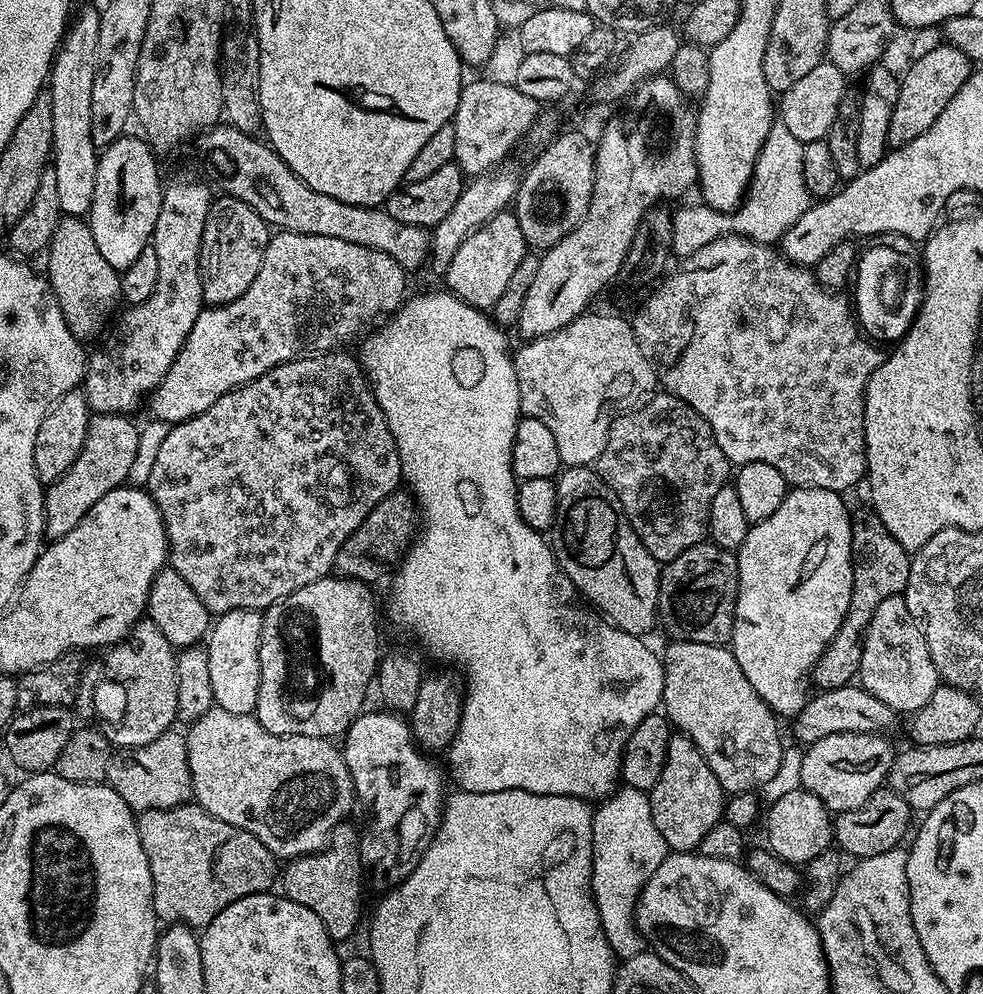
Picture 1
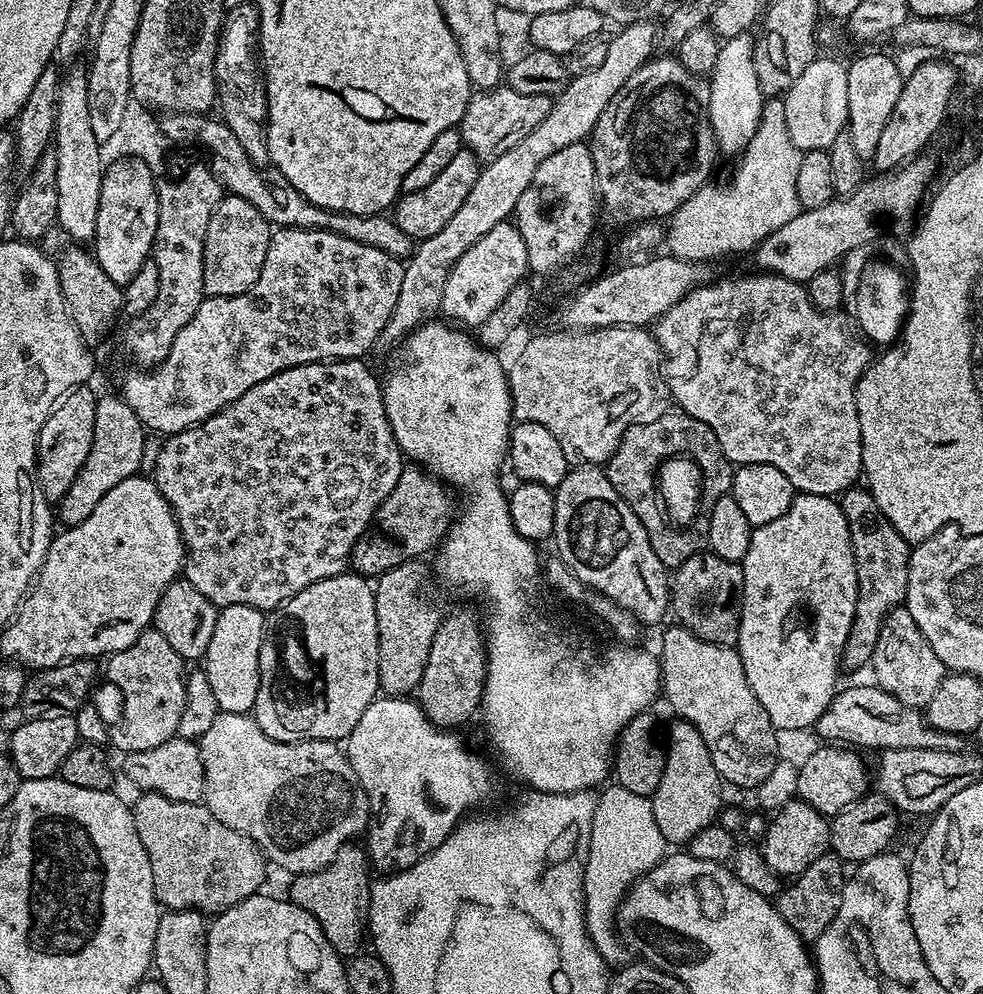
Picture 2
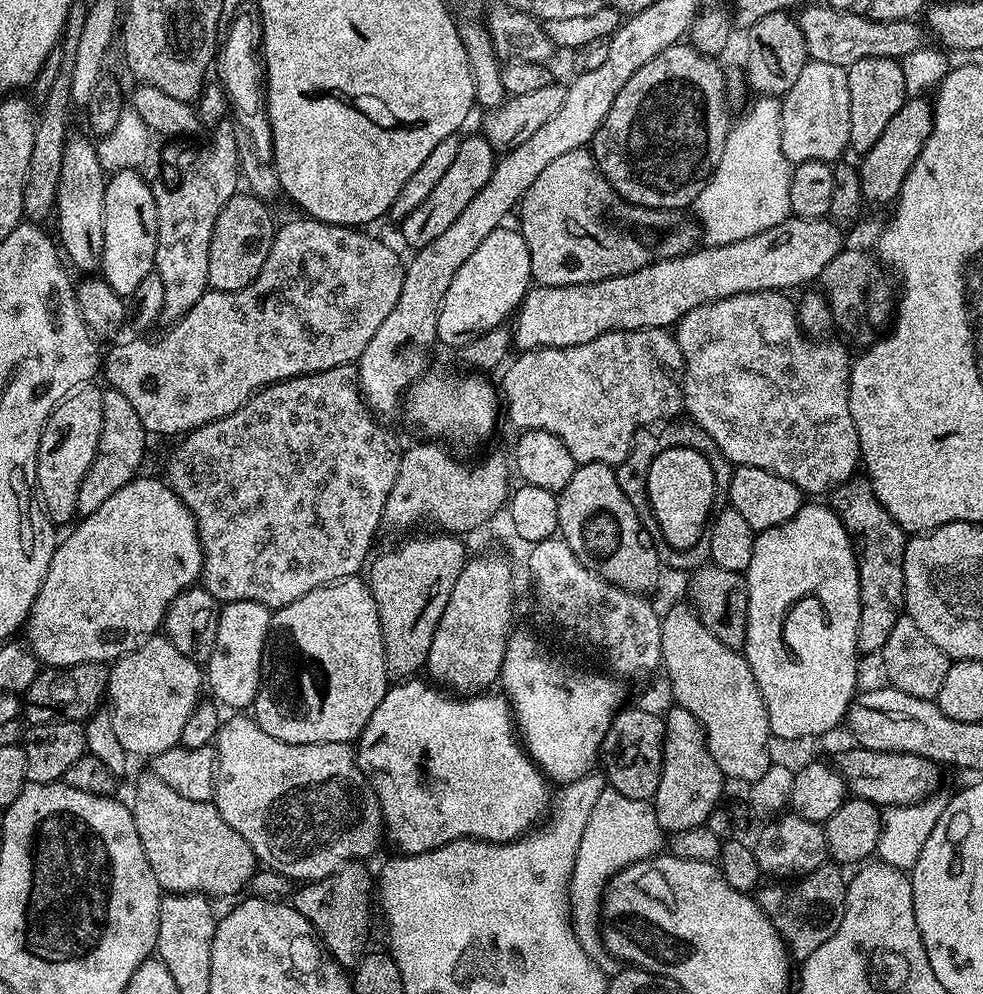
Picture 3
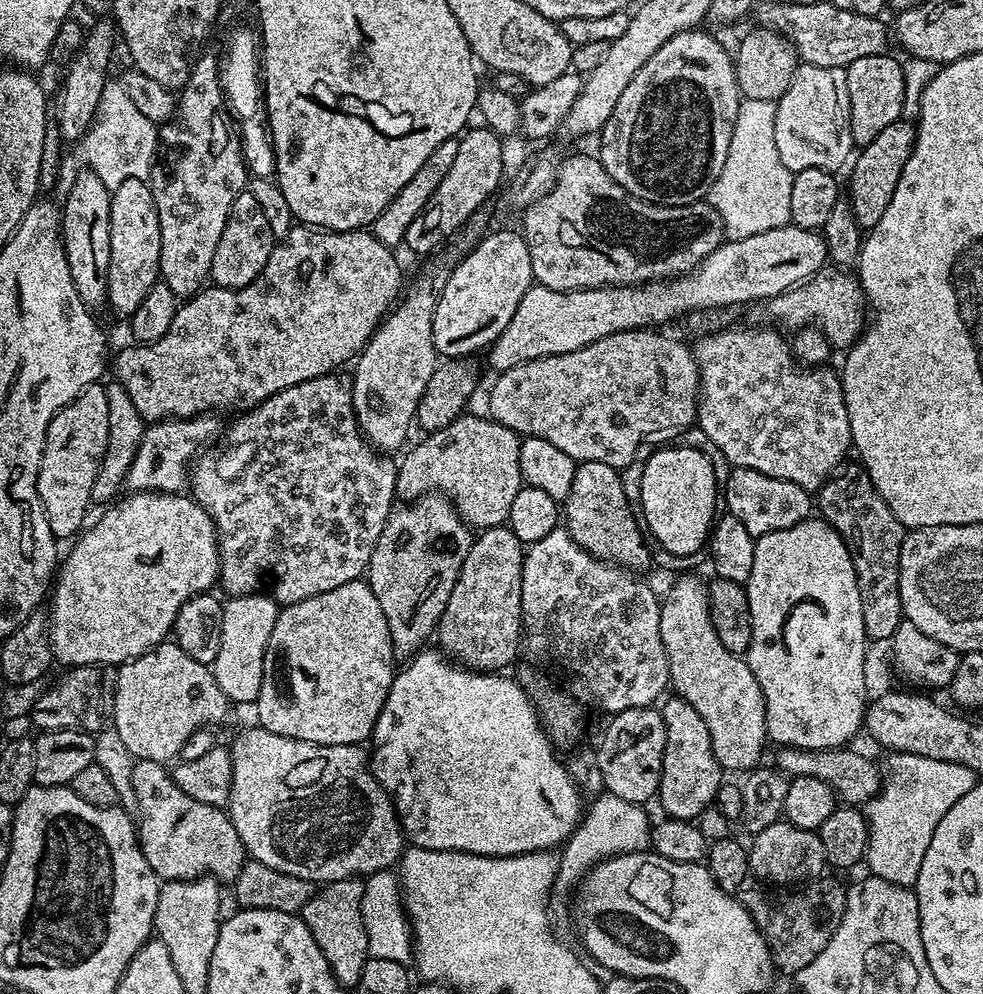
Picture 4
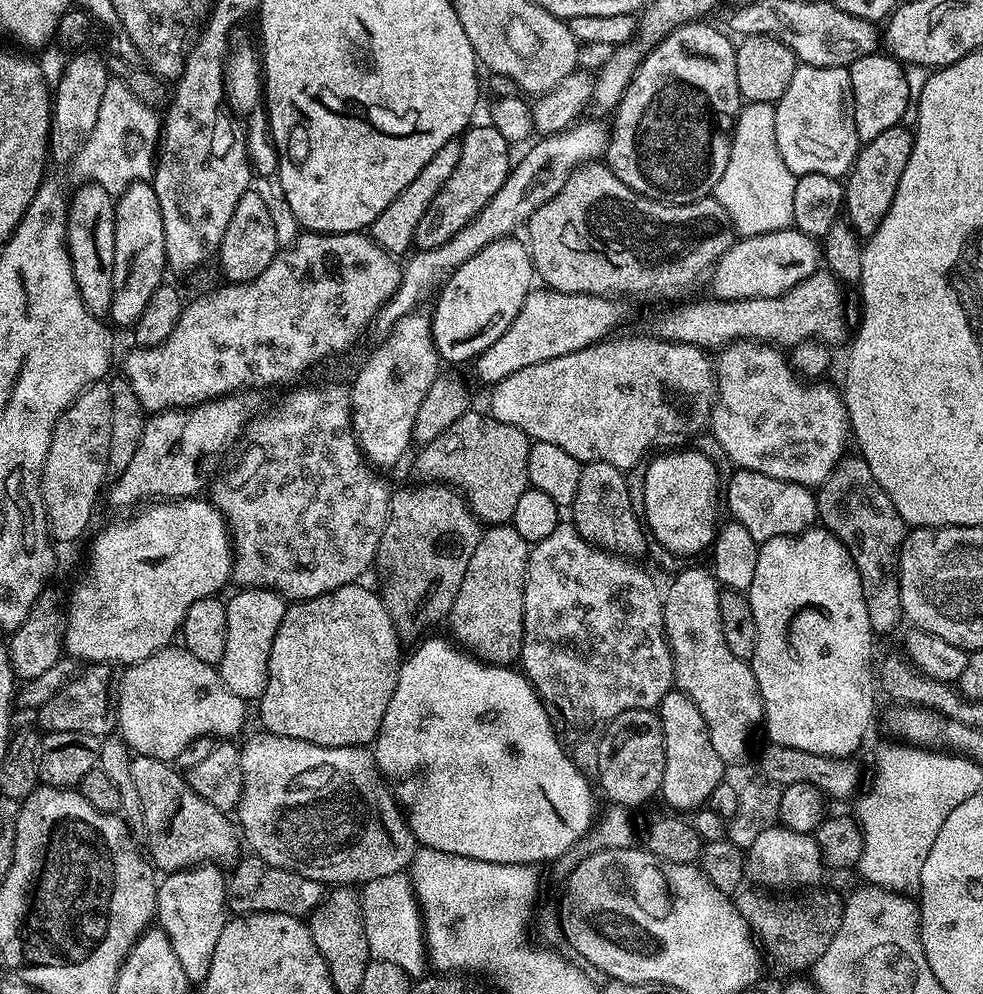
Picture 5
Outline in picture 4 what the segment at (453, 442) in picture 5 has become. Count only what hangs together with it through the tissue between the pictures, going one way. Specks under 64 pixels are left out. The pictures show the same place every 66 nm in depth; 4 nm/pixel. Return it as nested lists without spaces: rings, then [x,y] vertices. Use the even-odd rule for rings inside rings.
[[[461,414],[446,427],[427,433],[425,440],[403,453],[404,461],[401,459],[396,469],[396,494],[407,502],[428,492],[438,492],[451,500],[469,528],[499,528],[507,525],[510,506],[524,484],[520,469],[521,437],[487,415],[468,415]]]

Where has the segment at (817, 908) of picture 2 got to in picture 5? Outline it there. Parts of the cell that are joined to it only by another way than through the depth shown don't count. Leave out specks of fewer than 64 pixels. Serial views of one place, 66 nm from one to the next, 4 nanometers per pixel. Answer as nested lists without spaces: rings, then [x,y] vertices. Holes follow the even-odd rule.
[[[742,886],[734,893],[736,909],[738,914],[748,923],[748,929],[752,931],[753,937],[758,941],[763,955],[772,963],[772,972],[776,976],[792,978],[797,974],[804,974],[818,962],[822,954],[826,953],[826,948],[830,942],[834,941],[834,936],[838,934],[840,923],[844,914],[844,904],[842,896],[836,892],[820,892],[821,890],[808,890],[803,894],[792,894],[789,900],[775,900],[775,895],[765,894],[752,886]]]

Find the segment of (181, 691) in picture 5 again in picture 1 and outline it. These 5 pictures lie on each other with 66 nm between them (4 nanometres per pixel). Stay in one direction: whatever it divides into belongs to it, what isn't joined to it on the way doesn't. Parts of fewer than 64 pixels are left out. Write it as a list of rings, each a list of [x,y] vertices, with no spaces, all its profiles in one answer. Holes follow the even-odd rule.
[[[142,618],[132,633],[118,644],[111,645],[106,672],[124,684],[124,721],[110,739],[117,749],[137,748],[154,742],[177,723],[178,678],[176,652],[154,622]]]

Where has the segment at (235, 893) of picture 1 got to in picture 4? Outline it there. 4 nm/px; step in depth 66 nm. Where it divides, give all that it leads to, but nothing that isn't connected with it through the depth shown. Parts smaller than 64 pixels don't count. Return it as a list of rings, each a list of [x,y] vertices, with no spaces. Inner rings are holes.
[[[136,760],[132,771],[135,811],[138,816],[140,849],[150,862],[154,874],[161,881],[195,880],[197,876],[211,876],[217,881],[235,881],[246,863],[246,853],[238,830],[223,808],[206,806],[198,798],[190,798],[172,779],[172,773],[164,764],[153,760]]]

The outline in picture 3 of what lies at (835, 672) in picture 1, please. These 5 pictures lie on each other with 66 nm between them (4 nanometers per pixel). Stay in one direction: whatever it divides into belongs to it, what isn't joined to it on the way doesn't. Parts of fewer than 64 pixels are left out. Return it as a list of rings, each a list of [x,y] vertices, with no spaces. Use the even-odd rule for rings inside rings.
[[[853,475],[852,479],[832,489],[830,493],[830,506],[840,513],[840,520],[844,529],[852,540],[852,549],[856,551],[856,565],[858,566],[858,582],[860,583],[860,629],[856,639],[857,653],[879,653],[886,646],[890,632],[894,629],[897,619],[905,611],[904,606],[904,545],[906,533],[898,526],[896,519],[888,513],[886,506],[878,502],[872,485],[863,475]]]

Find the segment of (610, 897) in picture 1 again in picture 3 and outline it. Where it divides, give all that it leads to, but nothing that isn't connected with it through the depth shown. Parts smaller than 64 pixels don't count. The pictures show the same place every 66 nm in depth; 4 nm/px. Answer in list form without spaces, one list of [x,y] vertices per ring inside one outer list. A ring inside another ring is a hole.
[[[607,786],[598,794],[598,802],[594,802],[594,810],[590,810],[590,818],[586,818],[586,830],[582,830],[582,842],[578,842],[574,870],[568,880],[568,910],[572,933],[604,976],[611,978],[622,971],[621,961],[604,949],[604,940],[600,937],[600,908],[605,889],[626,866],[657,855],[663,840],[665,843],[665,833],[649,801],[630,798]]]

